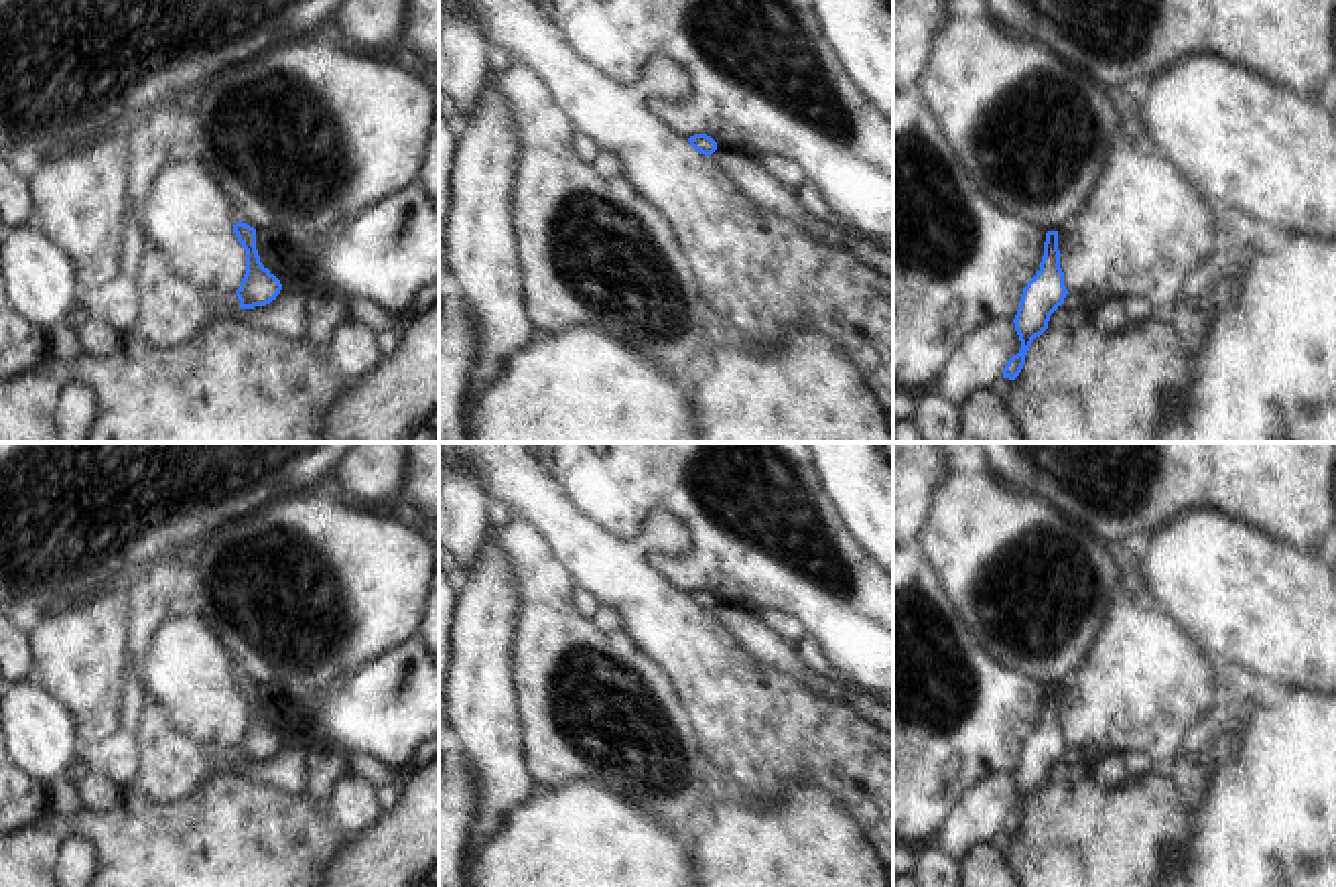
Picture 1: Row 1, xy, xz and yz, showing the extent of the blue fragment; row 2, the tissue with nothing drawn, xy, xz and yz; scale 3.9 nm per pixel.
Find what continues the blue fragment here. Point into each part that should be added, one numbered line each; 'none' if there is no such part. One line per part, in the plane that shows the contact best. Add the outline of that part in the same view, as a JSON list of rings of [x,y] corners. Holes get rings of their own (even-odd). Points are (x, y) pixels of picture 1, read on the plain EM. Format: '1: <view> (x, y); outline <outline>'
none

